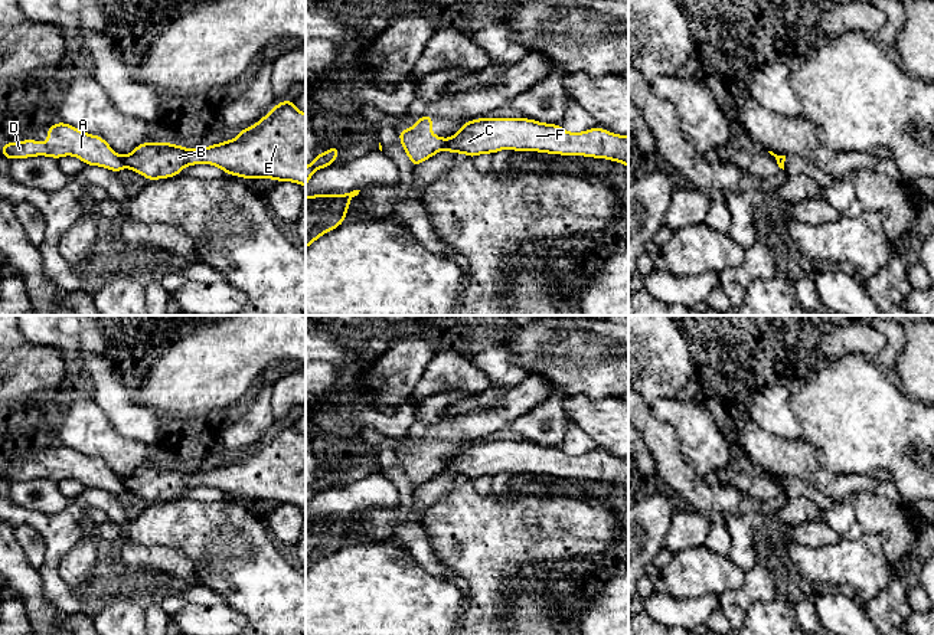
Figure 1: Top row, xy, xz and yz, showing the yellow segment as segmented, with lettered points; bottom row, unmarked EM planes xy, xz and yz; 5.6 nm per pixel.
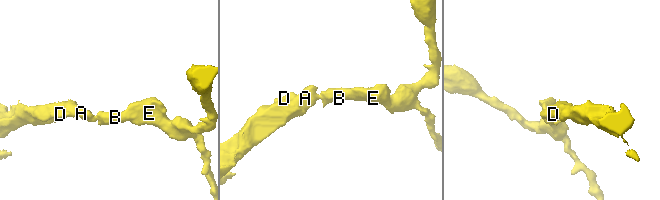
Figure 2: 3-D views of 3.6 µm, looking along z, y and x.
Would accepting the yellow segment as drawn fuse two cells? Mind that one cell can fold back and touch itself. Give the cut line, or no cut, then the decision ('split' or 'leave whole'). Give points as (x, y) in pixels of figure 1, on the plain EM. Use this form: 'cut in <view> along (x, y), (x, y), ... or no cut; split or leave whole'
cut in xy along (121, 478), (126, 488); split

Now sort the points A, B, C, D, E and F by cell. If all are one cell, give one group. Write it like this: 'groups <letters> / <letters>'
groups A D / B C E F

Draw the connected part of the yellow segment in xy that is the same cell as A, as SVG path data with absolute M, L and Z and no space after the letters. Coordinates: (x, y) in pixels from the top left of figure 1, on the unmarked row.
M63 443L48 449L46 467L37 462L4 465L0 478L9 482L37 478L59 482L65 478L74 478L85 488L99 488L114 495L120 495L125 490L123 478L117 477L102 459L86 456Z

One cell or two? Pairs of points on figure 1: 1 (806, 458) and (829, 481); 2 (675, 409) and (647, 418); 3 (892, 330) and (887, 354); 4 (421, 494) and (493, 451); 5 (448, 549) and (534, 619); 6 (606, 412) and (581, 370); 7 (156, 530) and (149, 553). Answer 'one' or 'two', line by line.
1: one
2: two
3: one
4: one
5: two
6: two
7: two

